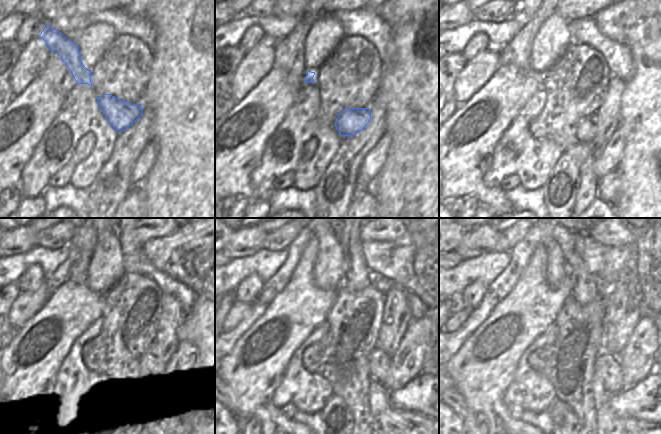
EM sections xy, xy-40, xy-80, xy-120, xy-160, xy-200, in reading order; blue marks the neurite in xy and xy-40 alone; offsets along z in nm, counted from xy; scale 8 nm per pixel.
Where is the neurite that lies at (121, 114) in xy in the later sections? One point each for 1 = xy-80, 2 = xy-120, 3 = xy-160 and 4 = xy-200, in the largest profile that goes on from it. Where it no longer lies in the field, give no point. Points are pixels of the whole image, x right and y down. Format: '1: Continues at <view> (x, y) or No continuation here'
1: Continues at xy-80 (586, 127)
2: Continues at xy-120 (151, 359)
3: Continues at xy-160 (379, 362)
4: Continues at xy-200 (607, 367).

